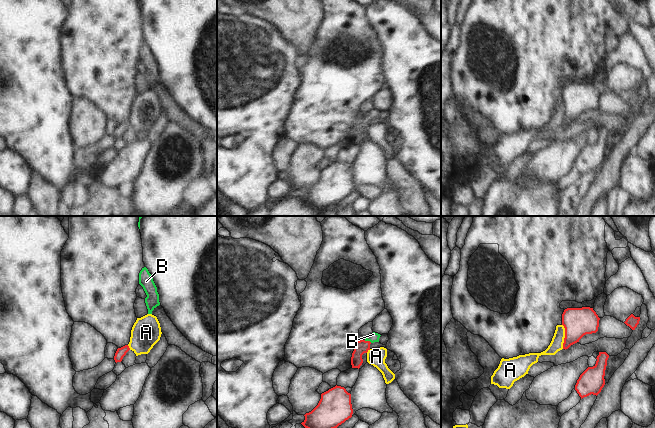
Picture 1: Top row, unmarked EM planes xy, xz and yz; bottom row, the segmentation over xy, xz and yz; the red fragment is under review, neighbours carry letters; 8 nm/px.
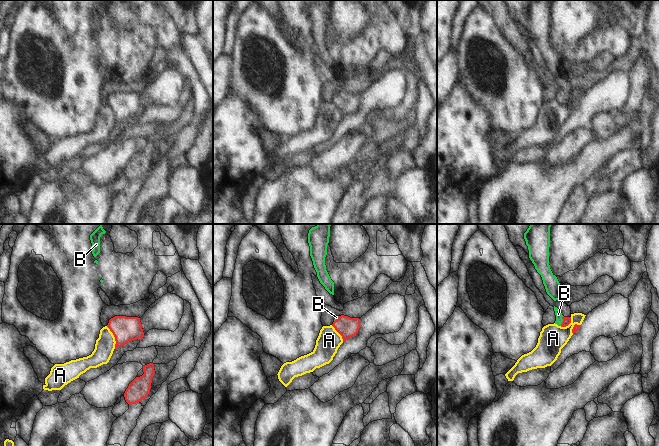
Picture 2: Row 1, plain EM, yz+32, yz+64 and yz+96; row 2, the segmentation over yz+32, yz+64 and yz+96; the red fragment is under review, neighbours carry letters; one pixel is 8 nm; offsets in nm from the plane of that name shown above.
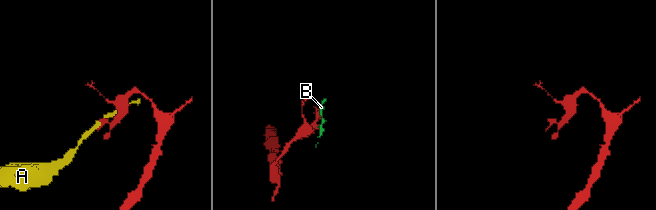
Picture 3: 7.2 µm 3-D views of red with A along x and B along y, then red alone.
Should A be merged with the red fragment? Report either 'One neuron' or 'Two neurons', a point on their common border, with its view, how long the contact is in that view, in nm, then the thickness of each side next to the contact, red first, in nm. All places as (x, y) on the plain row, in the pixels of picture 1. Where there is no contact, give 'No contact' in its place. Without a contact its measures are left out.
Two neurons. Touches red at yz (565, 112). Shared border 200 nm. Thickness 220 nm (red) against 100 nm

